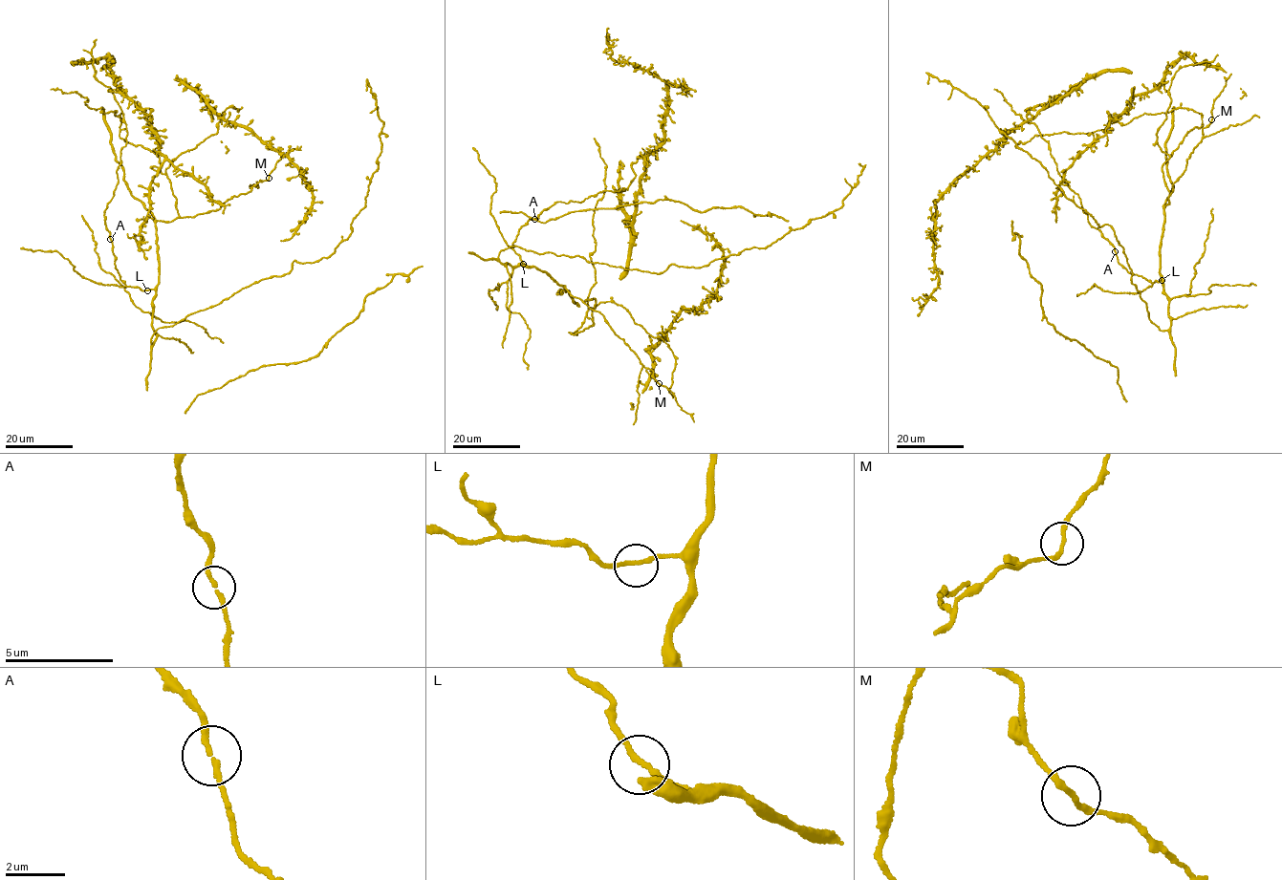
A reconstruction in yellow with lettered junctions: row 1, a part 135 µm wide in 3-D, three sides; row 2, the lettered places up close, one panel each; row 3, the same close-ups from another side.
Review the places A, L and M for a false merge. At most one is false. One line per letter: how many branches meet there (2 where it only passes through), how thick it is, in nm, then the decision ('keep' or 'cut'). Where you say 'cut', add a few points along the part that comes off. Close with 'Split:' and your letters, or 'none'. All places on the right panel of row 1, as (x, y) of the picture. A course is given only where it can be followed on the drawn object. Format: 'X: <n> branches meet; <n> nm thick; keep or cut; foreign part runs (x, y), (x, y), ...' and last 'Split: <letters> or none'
A: 2 branches meet; 180 nm thick; keep
L: 2 branches meet; 190 nm thick; keep
M: 2 branches meet; 180 nm thick; keep
Split: none

